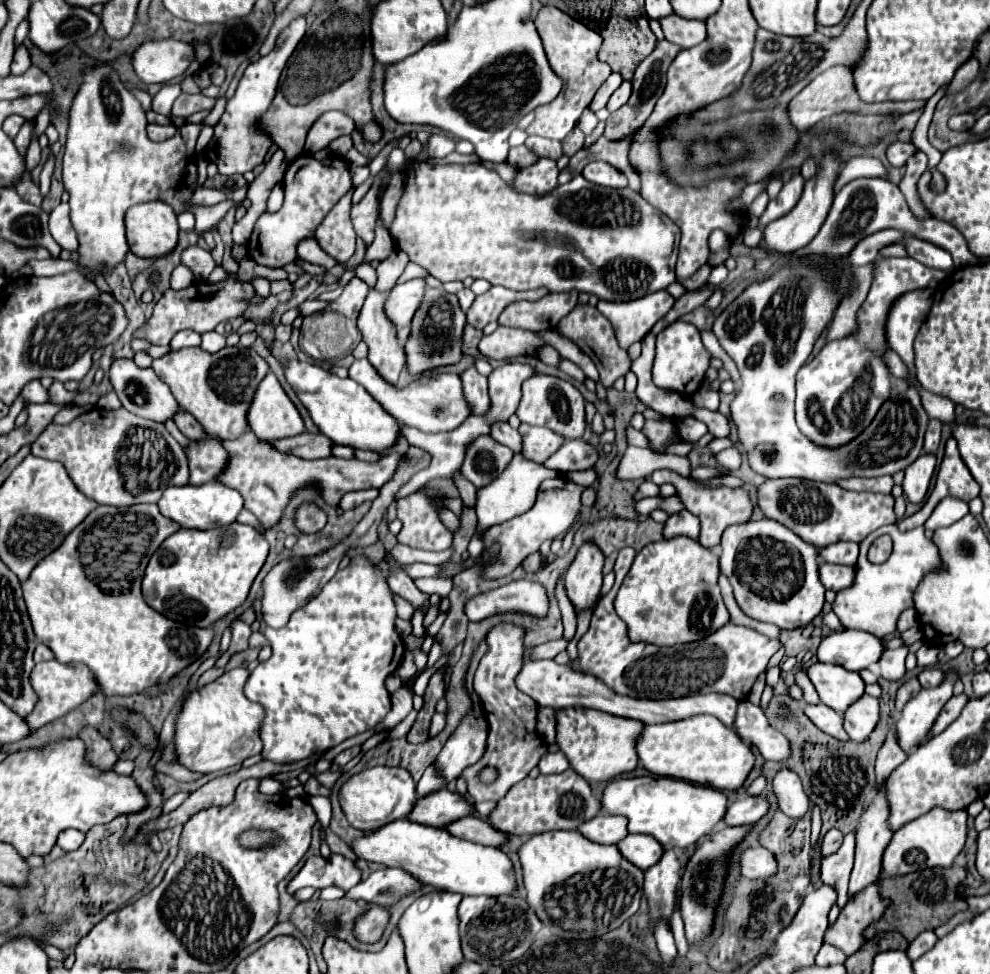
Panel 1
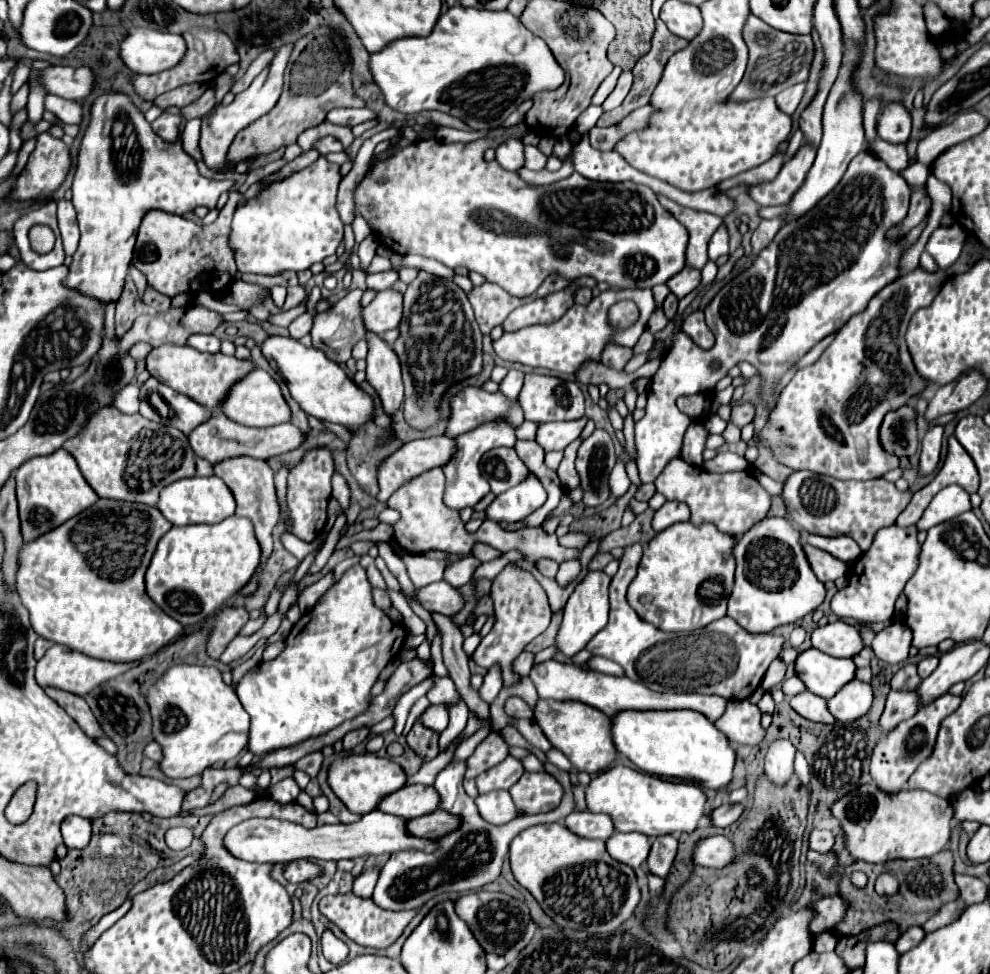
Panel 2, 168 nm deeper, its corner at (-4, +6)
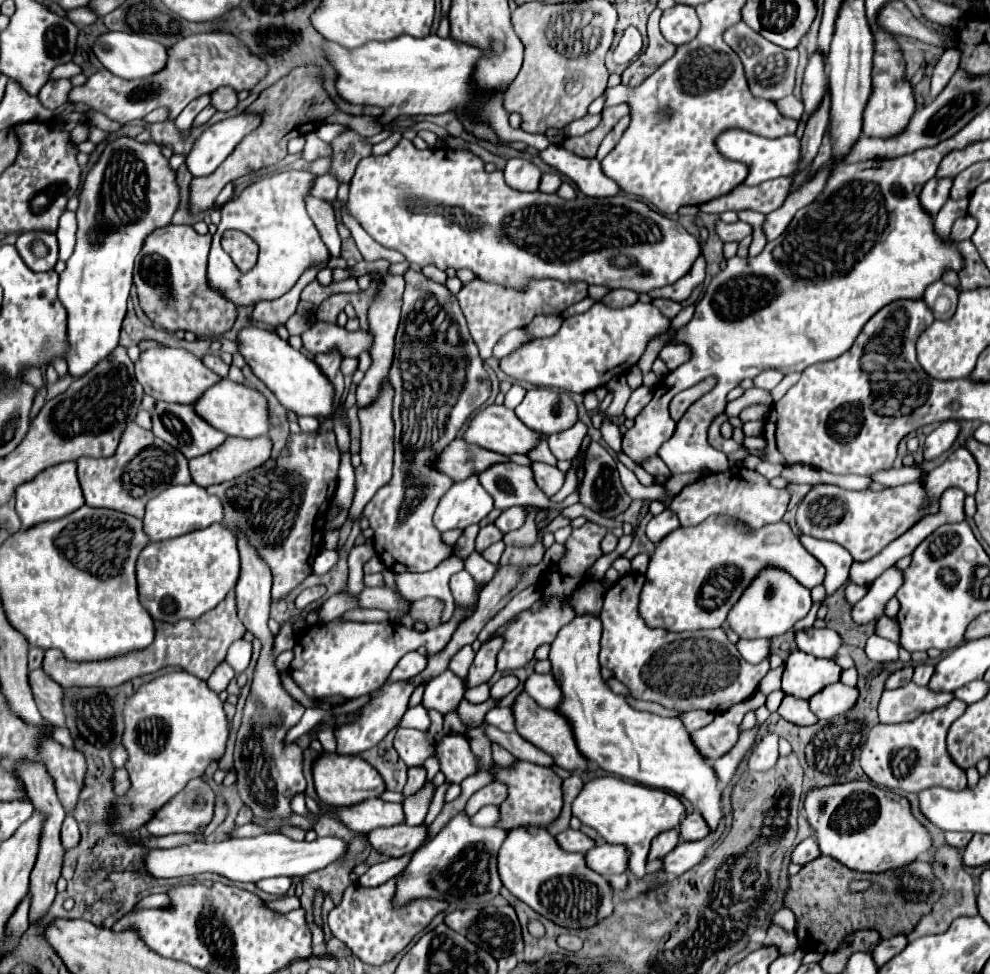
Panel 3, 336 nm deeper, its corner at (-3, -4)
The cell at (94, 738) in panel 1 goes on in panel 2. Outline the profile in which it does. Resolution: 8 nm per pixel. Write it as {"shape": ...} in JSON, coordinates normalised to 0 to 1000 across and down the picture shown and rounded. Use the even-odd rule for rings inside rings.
{"shape":[[[46,706],[46,710],[51,713],[53,719],[57,719],[67,731],[69,735],[73,735],[79,745],[93,758],[107,758],[105,749],[101,747],[93,727],[89,725],[89,721],[77,713],[71,713],[71,710],[65,710],[65,708],[57,708],[57,706]]]}

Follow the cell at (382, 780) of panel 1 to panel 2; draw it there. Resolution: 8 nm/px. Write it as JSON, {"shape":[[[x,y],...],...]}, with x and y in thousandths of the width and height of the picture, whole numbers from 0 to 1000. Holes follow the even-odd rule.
{"shape":[[[366,774],[366,776],[349,776],[339,780],[333,786],[333,809],[337,811],[337,815],[349,825],[352,832],[356,832],[362,838],[368,838],[376,832],[382,830],[382,825],[396,813],[404,811],[410,807],[410,793],[404,784],[392,780],[392,778],[382,778],[378,774]]]}

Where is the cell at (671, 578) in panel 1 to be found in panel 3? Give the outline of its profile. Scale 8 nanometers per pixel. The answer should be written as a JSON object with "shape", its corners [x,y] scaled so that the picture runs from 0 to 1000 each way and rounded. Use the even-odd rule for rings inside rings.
{"shape":[[[716,530],[714,534],[710,534],[710,538],[680,544],[664,559],[656,577],[656,585],[652,589],[654,595],[647,608],[645,628],[658,645],[674,645],[678,649],[728,645],[732,641],[734,628],[748,614],[753,604],[767,591],[771,583],[777,581],[793,585],[813,604],[821,604],[831,598],[831,581],[811,563],[807,550],[801,548],[795,536],[789,534],[767,544],[755,544],[748,536],[740,536],[732,530]]]}

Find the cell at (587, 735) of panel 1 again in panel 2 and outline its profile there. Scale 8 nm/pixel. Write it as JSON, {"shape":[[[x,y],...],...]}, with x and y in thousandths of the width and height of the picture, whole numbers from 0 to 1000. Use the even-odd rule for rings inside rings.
{"shape":[[[543,719],[539,737],[552,758],[558,762],[560,768],[572,774],[572,778],[578,782],[580,789],[604,795],[608,791],[614,791],[616,784],[622,780],[624,772],[618,760],[618,737],[610,731],[590,723],[590,721],[549,721]]]}

